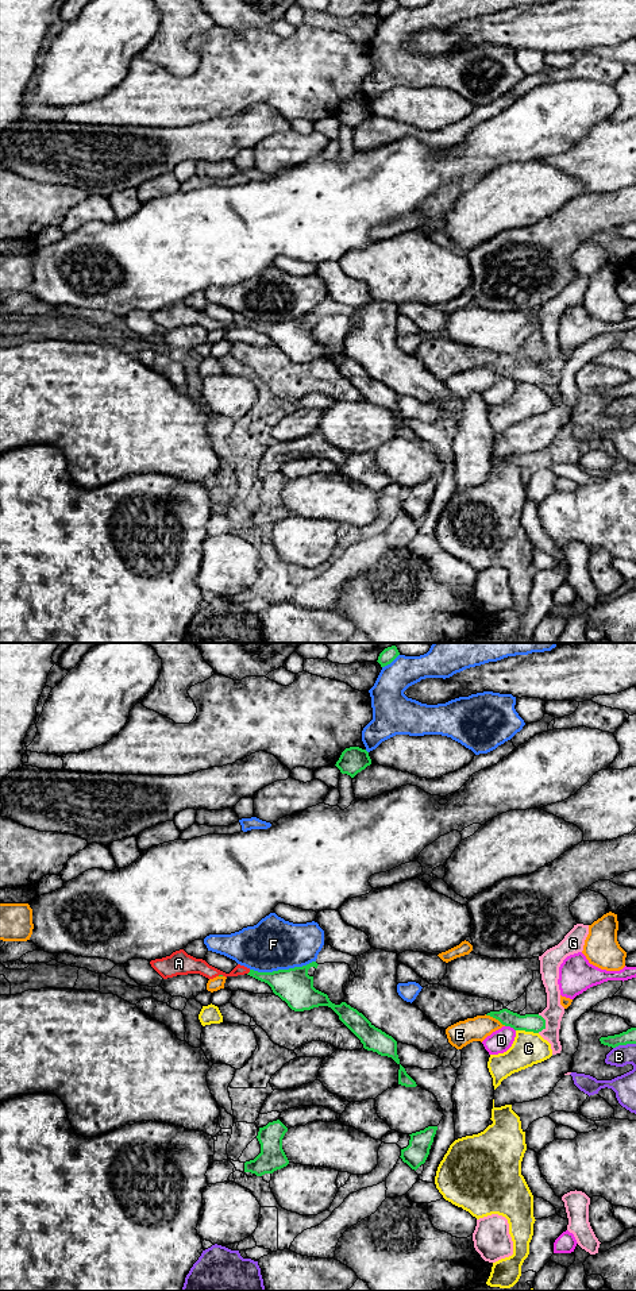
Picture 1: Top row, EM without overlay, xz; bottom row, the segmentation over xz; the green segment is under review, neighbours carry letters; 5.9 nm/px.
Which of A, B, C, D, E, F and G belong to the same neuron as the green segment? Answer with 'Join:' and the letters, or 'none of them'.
Join: A

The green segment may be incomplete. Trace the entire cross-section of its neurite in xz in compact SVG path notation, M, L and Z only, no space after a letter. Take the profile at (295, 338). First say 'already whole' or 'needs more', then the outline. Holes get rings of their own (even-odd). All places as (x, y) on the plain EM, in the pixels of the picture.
needs more; M180 301L173 304L170 308L151 312L150 316L163 331L188 325L200 325L208 331L247 325L261 334L267 335L273 344L285 352L294 363L328 358L361 392L365 401L377 404L381 408L392 409L397 416L400 416L397 393L392 388L375 379L362 365L346 354L335 357L329 352L327 346L313 339L313 328L308 327L308 321L311 319L317 320L319 316L316 313L302 319L278 321L273 324L258 324L238 316L230 325L226 325L209 317L205 312L196 311L188 307L184 301Z

